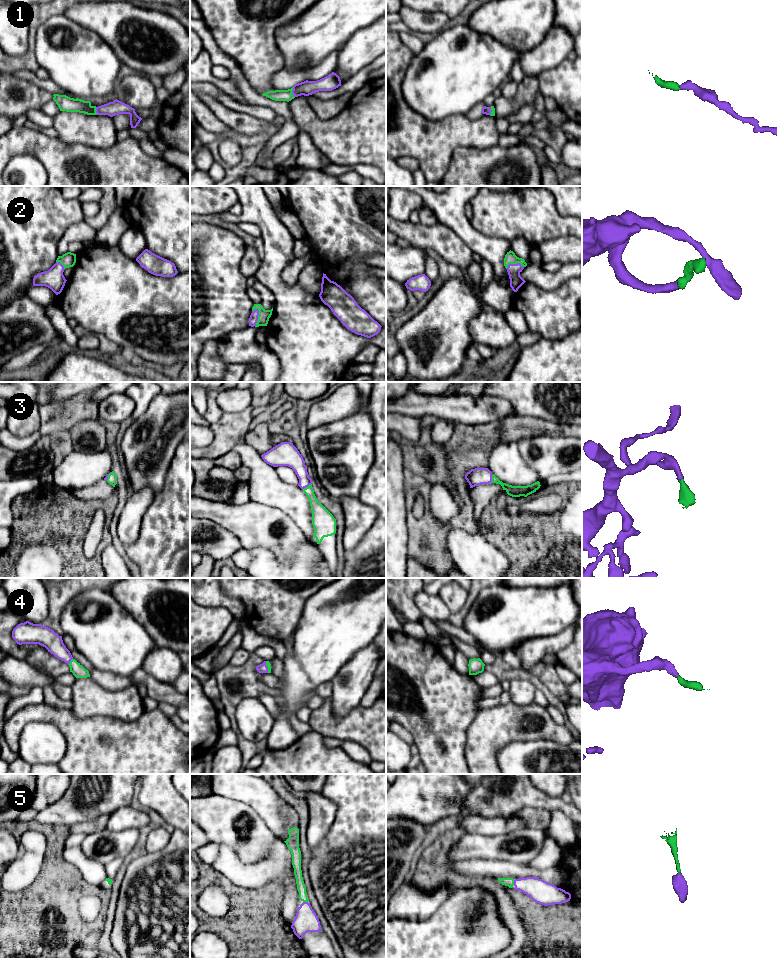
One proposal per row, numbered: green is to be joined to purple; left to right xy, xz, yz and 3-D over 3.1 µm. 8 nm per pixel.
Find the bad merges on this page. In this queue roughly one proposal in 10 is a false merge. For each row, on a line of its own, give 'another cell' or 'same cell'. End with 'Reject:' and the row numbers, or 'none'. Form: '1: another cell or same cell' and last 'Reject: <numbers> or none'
1: same cell
2: same cell
3: same cell
4: same cell
5: same cell
Reject: none

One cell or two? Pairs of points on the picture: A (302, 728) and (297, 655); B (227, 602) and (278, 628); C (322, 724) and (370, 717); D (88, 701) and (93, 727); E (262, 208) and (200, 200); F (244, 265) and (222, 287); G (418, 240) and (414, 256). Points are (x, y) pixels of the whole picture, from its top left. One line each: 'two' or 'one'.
A: two
B: two
C: one
D: two
E: two
F: two
G: two

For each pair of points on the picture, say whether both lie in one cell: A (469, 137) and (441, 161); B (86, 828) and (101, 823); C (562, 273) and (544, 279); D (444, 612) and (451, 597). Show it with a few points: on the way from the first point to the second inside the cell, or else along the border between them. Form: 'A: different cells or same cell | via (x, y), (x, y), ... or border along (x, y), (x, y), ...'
A: same cell | via (461, 137), (443, 153)
B: same cell | via (90, 827), (97, 825)
C: same cell | via (558, 277), (556, 279), (548, 279)
D: different cells | border along (438, 595), (451, 612)

